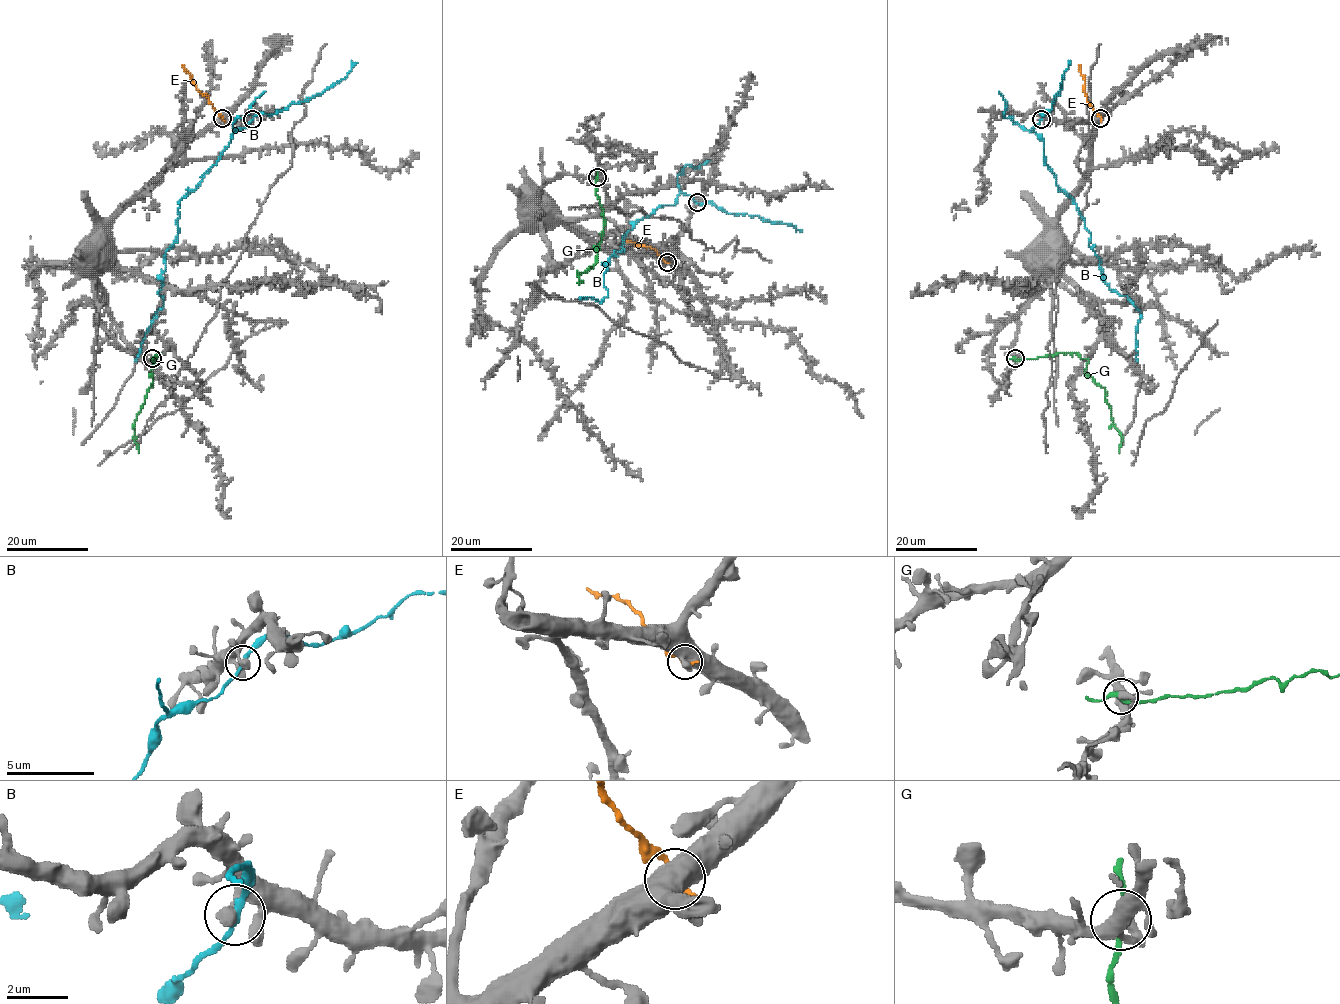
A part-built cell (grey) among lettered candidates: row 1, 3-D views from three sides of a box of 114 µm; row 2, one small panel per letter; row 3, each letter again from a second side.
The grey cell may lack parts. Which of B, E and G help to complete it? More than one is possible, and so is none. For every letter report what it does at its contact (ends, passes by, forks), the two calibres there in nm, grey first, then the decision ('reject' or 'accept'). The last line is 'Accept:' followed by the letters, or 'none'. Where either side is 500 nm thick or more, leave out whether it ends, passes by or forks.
B: it passes by; 400 nm thick on the grey side, 180 nm on the other; accept
E: 850 nm thick on the grey side, 280 nm on the other; reject
G: it passes by; 320 nm thick on the grey side, 200 nm on the other; reject
Accept: B

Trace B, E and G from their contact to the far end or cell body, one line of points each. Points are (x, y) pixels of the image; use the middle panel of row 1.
B: (697, 202), (681, 193), (674, 204), (640, 219), (624, 235), (622, 251), (606, 263), (608, 295), (579, 299)
E: (666, 262), (652, 247), (625, 240)
G: (597, 177), (603, 236), (599, 249), (596, 246), (596, 263), (578, 275), (582, 281)

